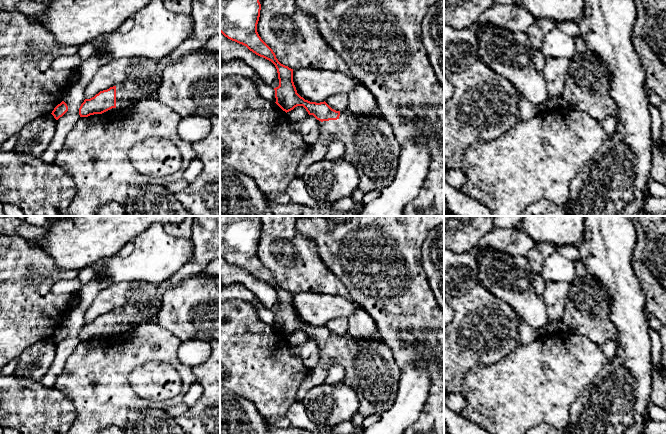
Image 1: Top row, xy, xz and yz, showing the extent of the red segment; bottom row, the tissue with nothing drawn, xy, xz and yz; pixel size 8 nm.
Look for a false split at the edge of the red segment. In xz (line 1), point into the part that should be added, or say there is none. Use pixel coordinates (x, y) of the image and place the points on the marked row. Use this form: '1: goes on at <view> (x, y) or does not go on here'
1: goes on at xz (370, 145)

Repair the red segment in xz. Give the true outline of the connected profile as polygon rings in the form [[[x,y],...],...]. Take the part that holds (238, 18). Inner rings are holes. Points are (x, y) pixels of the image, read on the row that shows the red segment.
[[[220,0],[220,32],[228,39],[246,46],[256,55],[271,61],[278,73],[279,86],[274,88],[276,104],[286,113],[297,106],[303,106],[309,115],[313,115],[320,125],[318,140],[301,159],[297,176],[302,178],[305,170],[313,163],[323,160],[328,145],[340,140],[345,147],[344,158],[356,167],[359,176],[358,189],[364,194],[371,190],[382,190],[394,179],[401,145],[395,138],[392,126],[384,118],[367,117],[348,111],[336,111],[325,101],[316,103],[305,100],[296,90],[293,82],[293,69],[281,64],[273,50],[261,39],[257,32],[261,4],[259,0]]]

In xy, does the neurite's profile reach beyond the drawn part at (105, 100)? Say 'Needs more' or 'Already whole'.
Needs more

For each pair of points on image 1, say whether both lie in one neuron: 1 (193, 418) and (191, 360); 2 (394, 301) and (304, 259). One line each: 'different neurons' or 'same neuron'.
1: different neurons
2: different neurons

